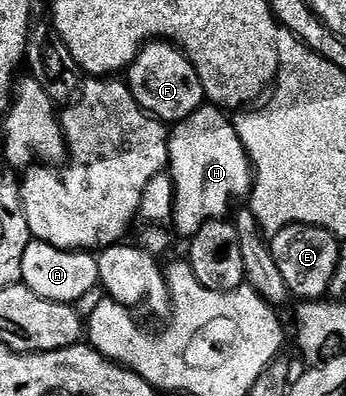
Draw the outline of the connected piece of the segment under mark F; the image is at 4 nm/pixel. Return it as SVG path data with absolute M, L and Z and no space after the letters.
M164 39L142 45L139 55L128 67L127 84L142 109L162 123L187 119L187 115L206 104L203 83L199 83L195 67L176 45Z

